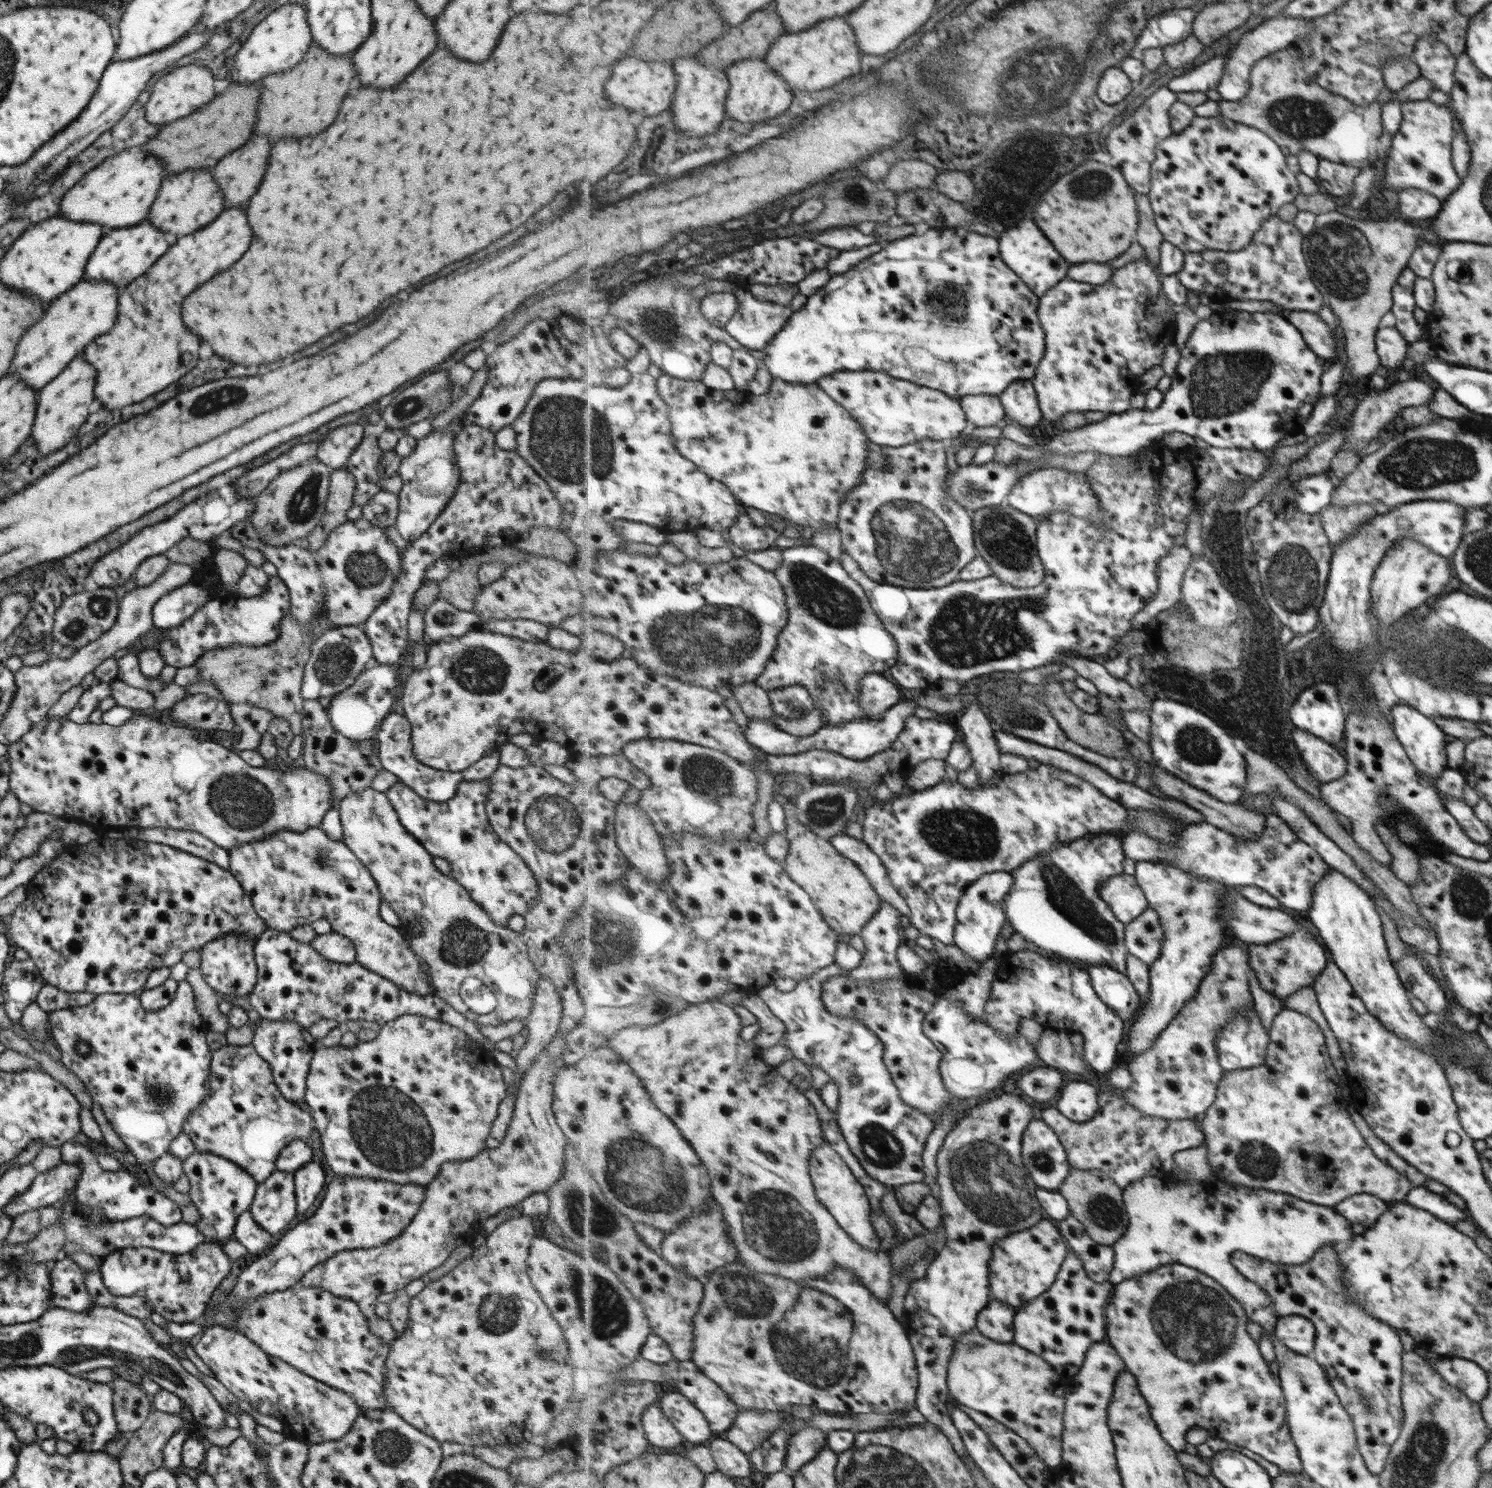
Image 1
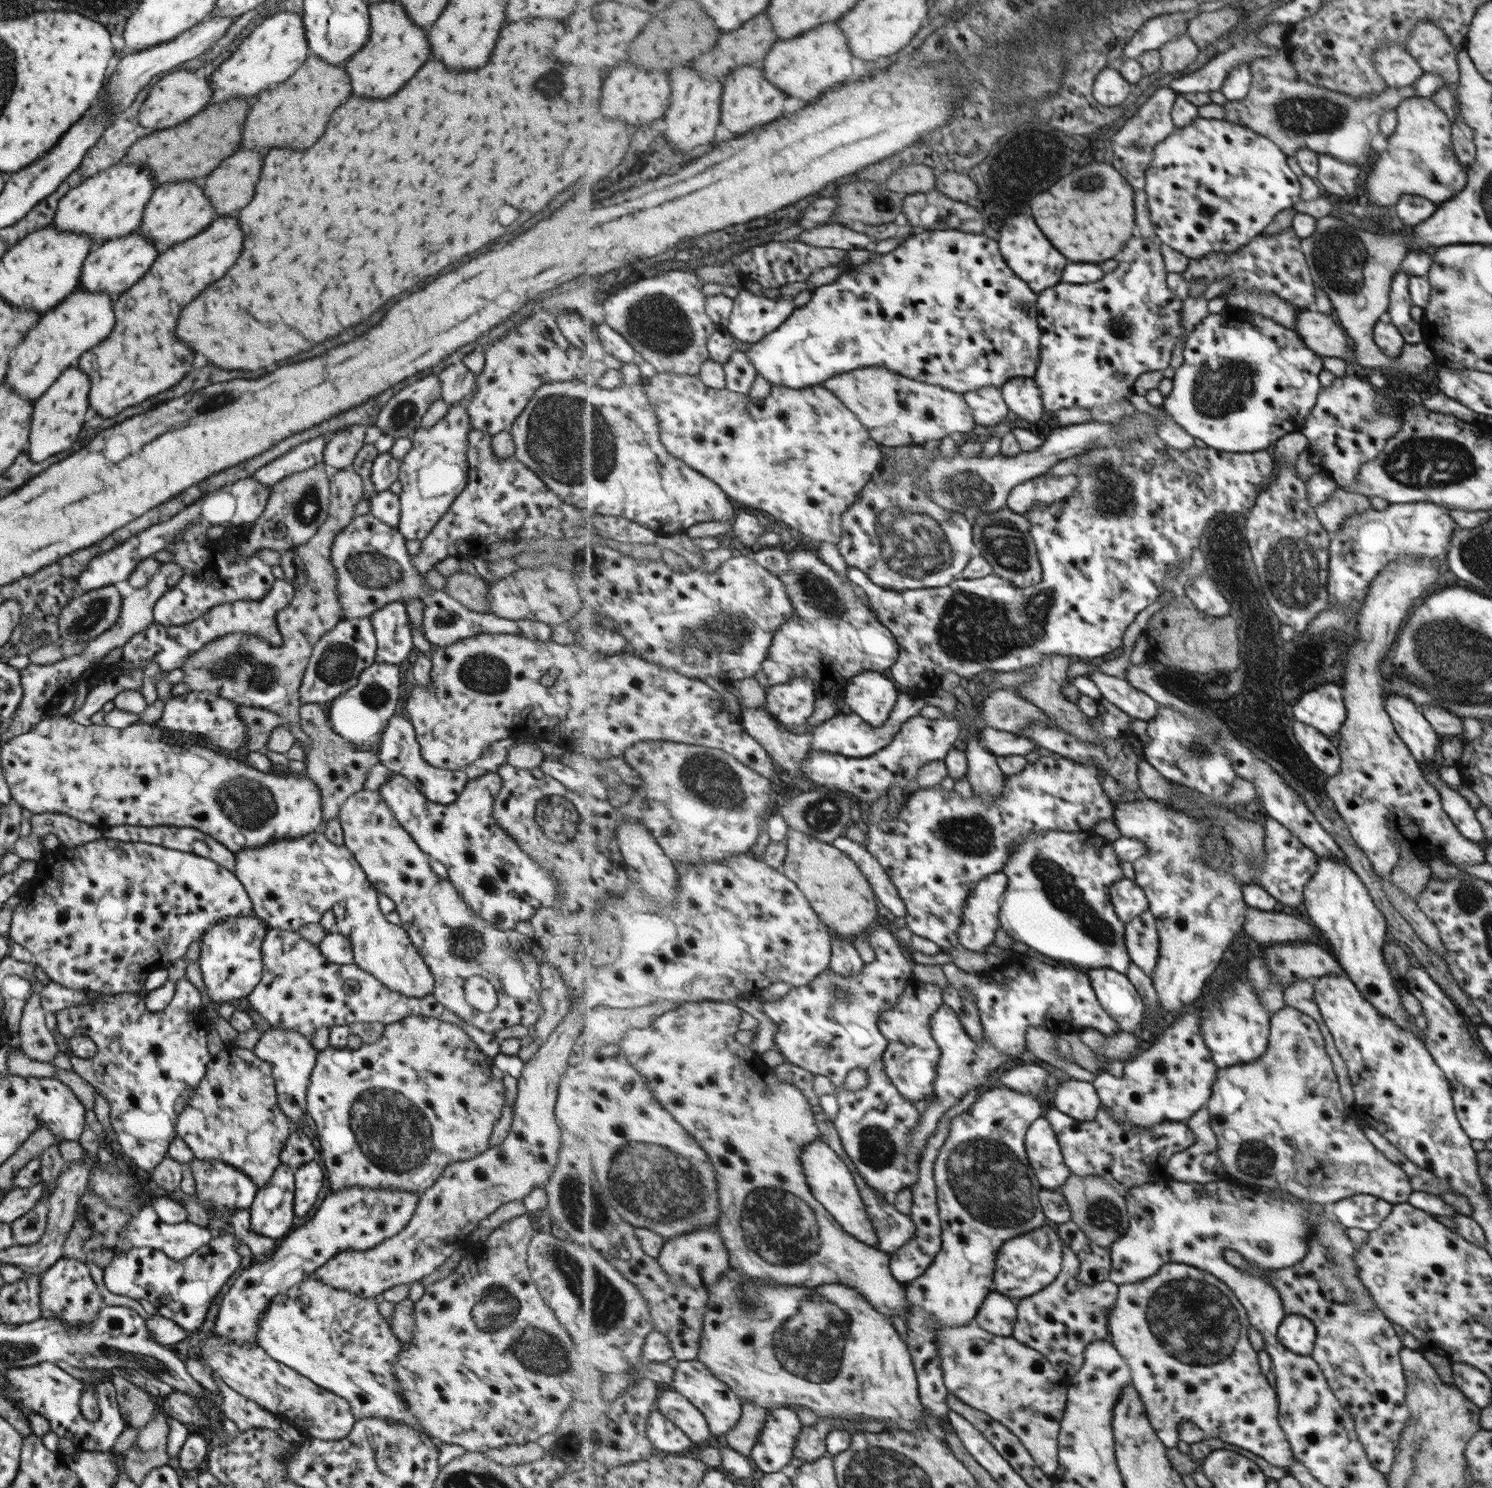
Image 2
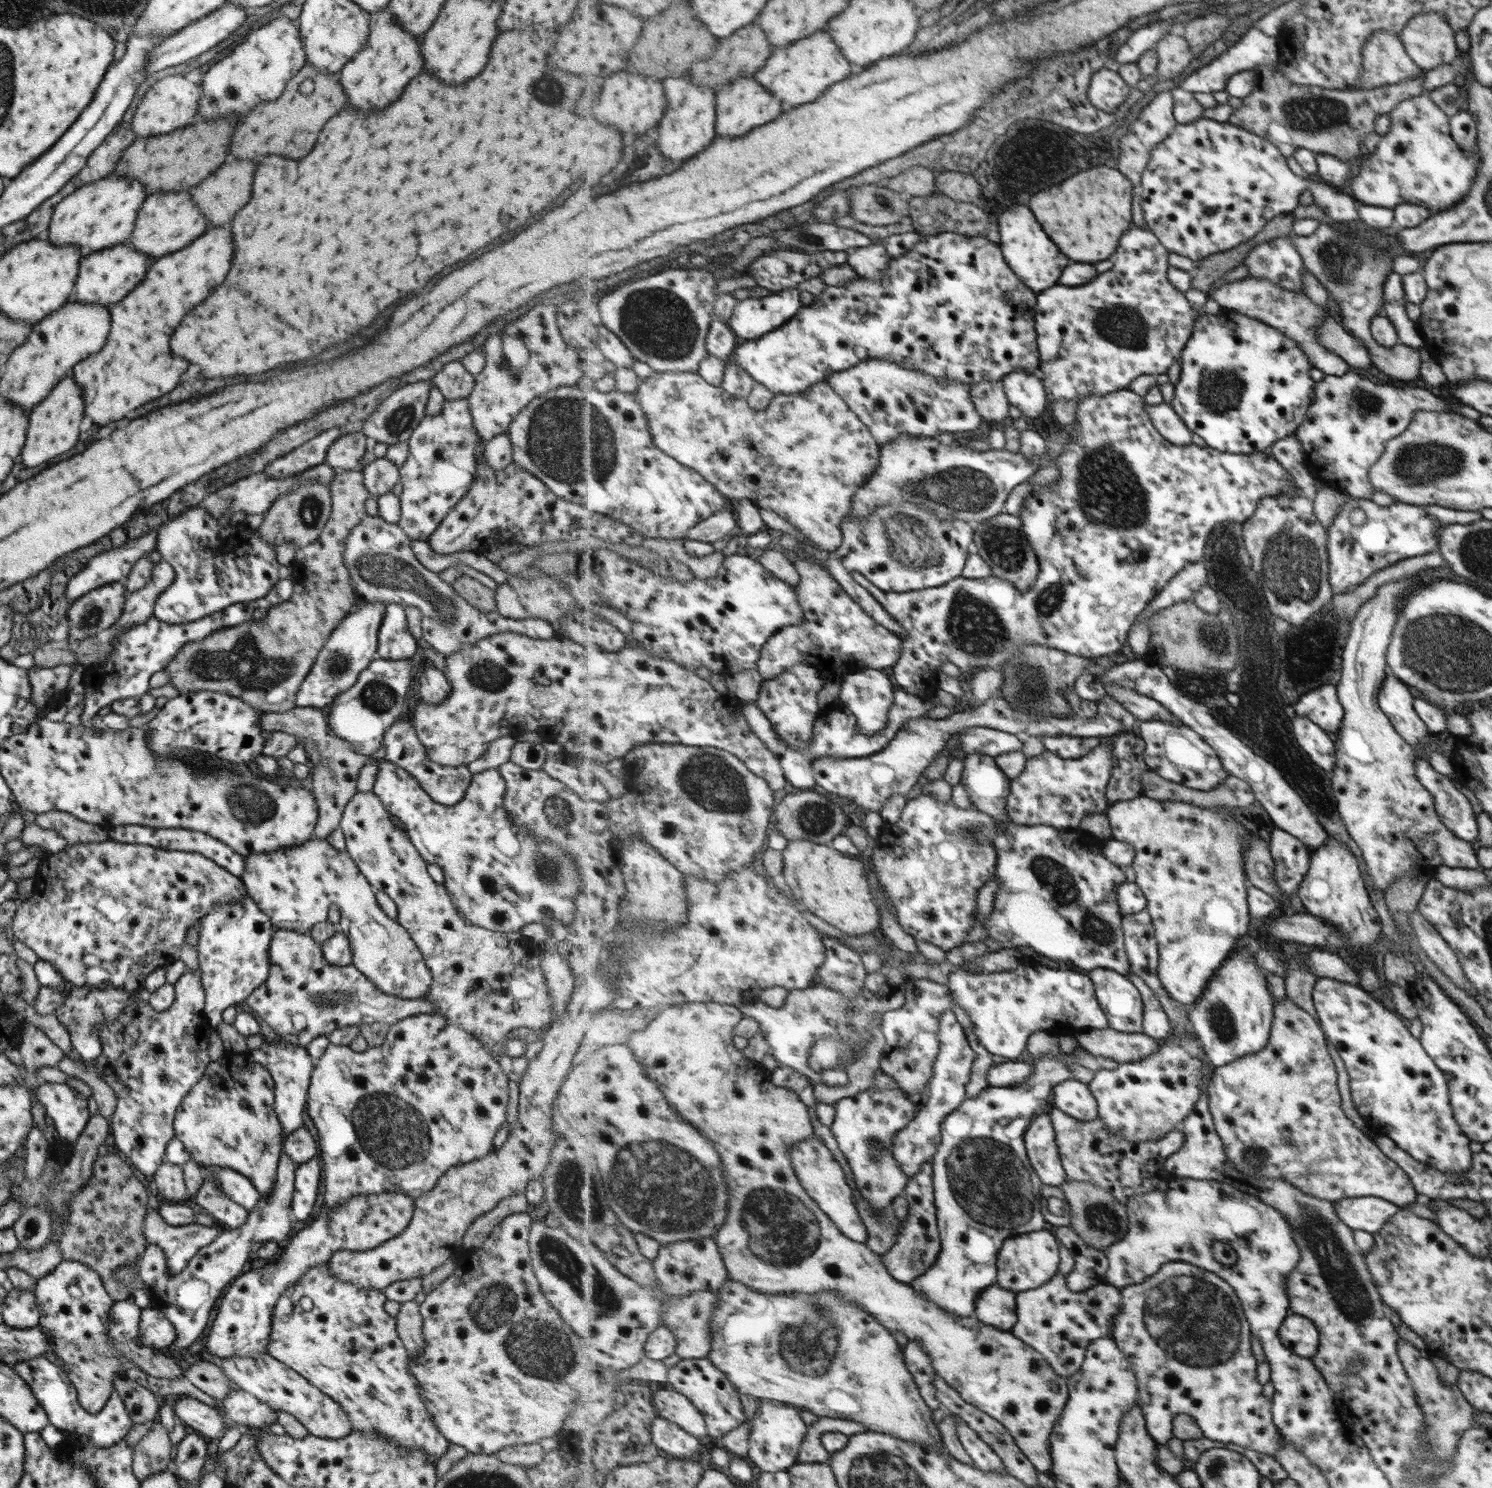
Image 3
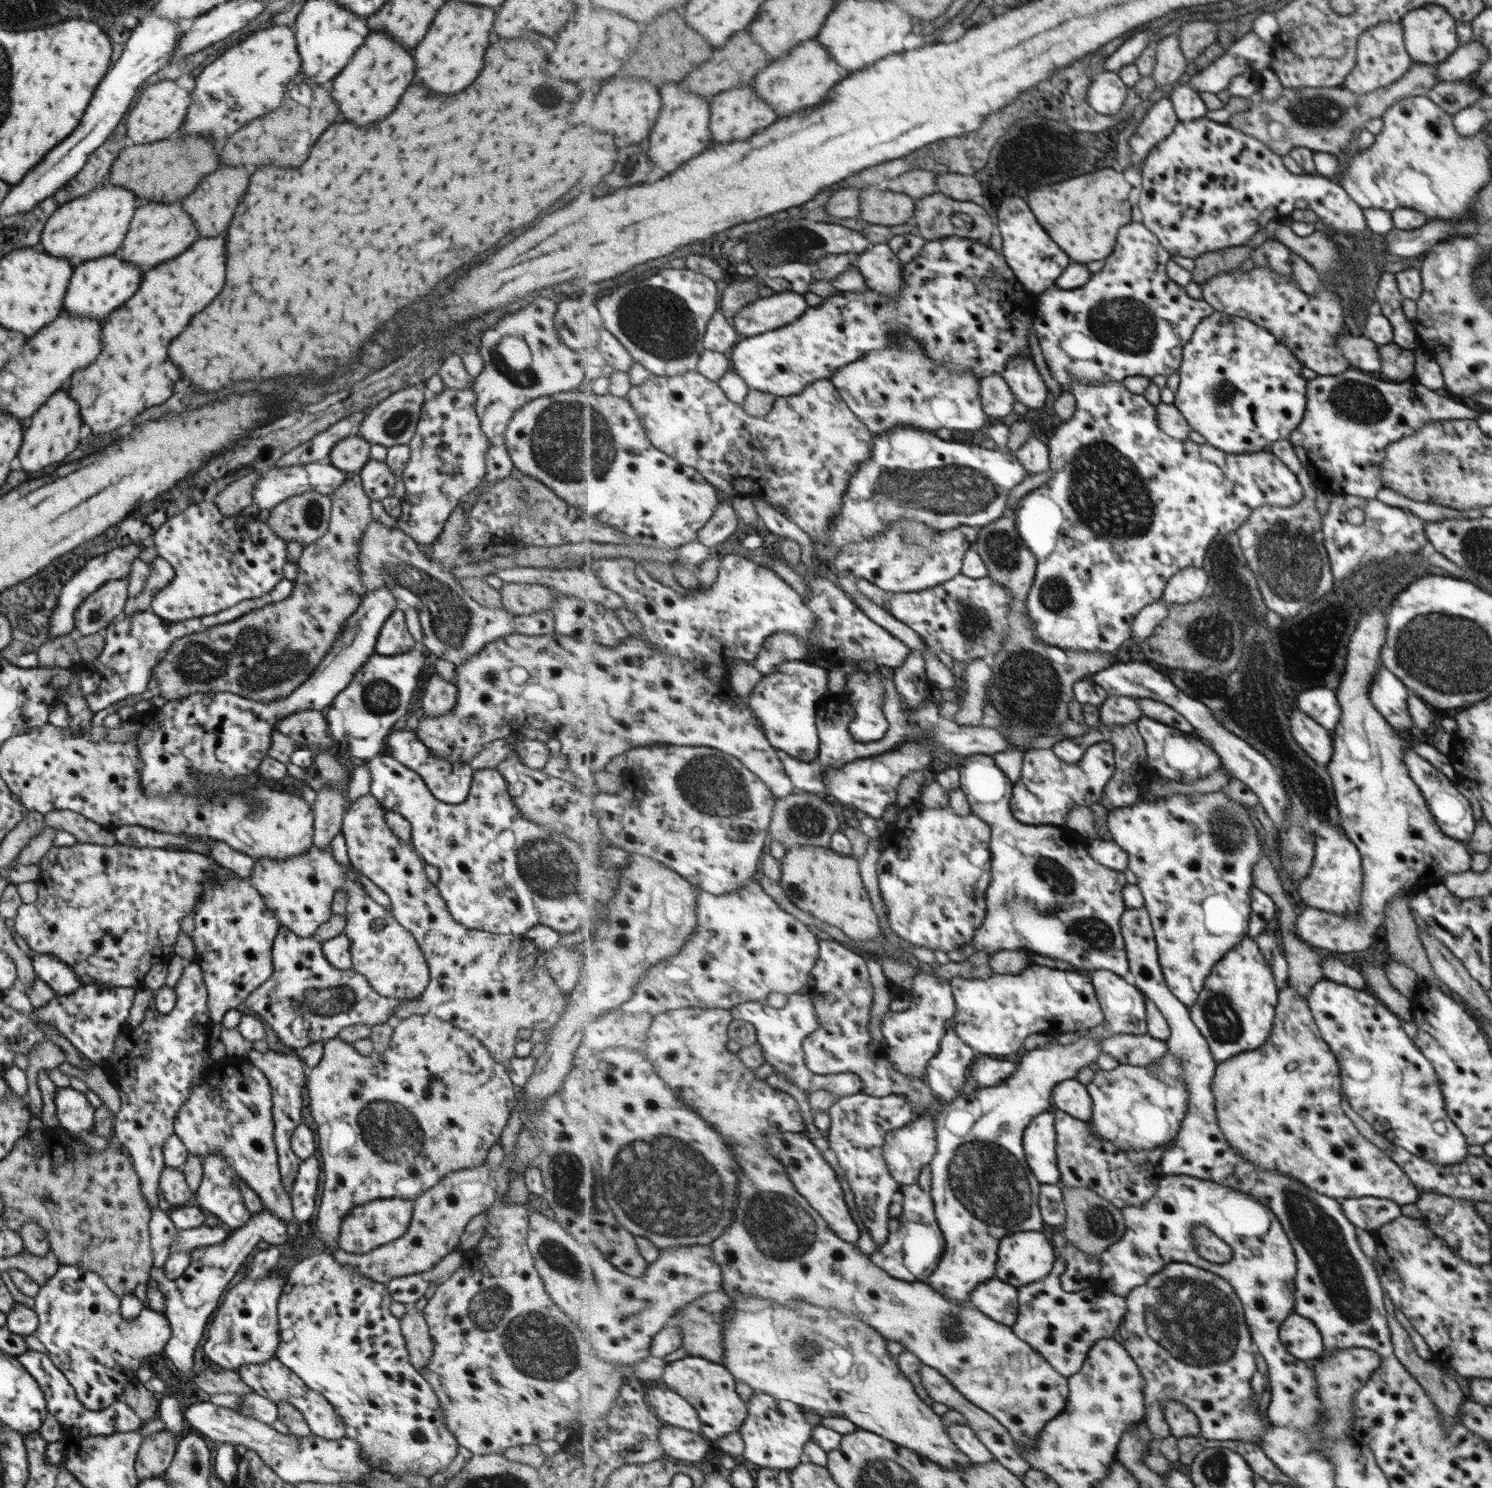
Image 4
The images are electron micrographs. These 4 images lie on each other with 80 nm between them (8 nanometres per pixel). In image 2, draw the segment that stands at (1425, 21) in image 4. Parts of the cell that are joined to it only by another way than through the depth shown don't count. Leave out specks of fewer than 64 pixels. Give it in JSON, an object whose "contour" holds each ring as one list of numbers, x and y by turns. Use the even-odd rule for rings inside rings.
{"contour":[[1418,22,1414,26,1414,30,1410,32,1410,36,1408,36,1403,47,1415,59,1423,73,1436,74,1442,78,1445,86,1454,86,1458,79,1457,50,1449,42,1444,32,1439,30,1438,26,1435,26,1432,22]]}

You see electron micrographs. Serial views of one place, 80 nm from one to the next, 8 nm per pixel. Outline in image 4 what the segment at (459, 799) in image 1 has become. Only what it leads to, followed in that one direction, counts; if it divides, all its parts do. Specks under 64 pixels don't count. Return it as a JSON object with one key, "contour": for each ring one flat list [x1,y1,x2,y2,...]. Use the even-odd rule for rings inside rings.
{"contour":[[383,753,377,755,365,762,365,766,370,770,370,787,369,793,372,798,375,798,383,809,387,811,394,811,397,814,401,814,401,817,409,823,411,826,411,844,412,849,422,859,424,864,435,866,439,874,439,880,435,886,441,895,441,898,446,904,449,914,454,918,454,922,461,924,461,926,469,930,481,930,481,932,487,932,491,934,503,934,503,935,524,935,529,928,542,924,542,926,549,926,552,930,555,930,559,934,571,934,579,928,579,924,585,926,585,918,589,916,589,924,595,926,595,921,599,918,600,906,610,906,610,902,614,896,620,890,620,878,623,875,623,870,629,866,631,862,630,853,626,850,620,849,615,846,608,846,601,851,601,857,595,855,595,850,589,848,589,850,583,850,584,846,580,846,576,842,567,839,563,835,557,835,553,831,541,825,537,825,533,822,527,821,517,809,515,805,511,803,511,796,507,793,505,779,493,768,493,769,481,769,472,771,472,783,469,785,469,794,466,796,464,802,459,804,449,805,436,800,427,787,423,787,423,780,420,776,417,776,412,770,409,770,406,766,403,766,400,762,397,762,390,754]]}

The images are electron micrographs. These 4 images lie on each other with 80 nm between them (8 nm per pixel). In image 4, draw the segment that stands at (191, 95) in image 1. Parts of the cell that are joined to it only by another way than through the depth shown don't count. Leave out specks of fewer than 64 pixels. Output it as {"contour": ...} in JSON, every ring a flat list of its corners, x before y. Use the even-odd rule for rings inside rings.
{"contour":[[162,80,144,88,137,103,127,116,125,134,130,144,147,144,174,136,186,117,190,105,190,91,182,89,174,80]]}

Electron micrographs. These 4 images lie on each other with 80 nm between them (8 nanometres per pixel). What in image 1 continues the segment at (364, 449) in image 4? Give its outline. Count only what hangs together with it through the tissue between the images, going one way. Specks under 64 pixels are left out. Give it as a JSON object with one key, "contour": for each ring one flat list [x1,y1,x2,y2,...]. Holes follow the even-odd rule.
{"contour":[[349,423,333,428,318,442,315,459,331,470,344,468,362,438,363,425]]}

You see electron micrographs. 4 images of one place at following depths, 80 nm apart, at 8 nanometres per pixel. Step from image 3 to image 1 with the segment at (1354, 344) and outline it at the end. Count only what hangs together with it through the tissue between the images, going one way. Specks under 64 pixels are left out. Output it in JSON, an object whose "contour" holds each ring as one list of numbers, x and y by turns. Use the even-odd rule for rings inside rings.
{"contour":[[1291,311,1287,314,1287,322,1293,323,1302,333,1307,347,1314,354,1324,360,1333,360,1337,357,1335,352,1335,334,1326,322,1317,313,1304,311]]}

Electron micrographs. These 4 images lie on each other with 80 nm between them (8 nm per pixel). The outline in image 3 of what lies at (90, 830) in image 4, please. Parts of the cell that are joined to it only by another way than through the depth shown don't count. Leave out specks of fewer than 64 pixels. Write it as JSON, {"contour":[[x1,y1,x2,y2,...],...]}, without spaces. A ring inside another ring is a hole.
{"contour":[[60,811,36,814,35,825,43,830,55,831,55,833,65,839,67,845,111,841,108,831,105,829,85,823,73,817,72,814]]}

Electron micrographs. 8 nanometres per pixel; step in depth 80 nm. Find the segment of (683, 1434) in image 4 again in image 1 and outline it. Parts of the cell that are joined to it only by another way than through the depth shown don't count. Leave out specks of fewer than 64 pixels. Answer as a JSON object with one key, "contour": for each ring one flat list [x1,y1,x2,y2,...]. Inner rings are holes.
{"contour":[[651,1404,642,1416,642,1424,650,1444,666,1450,679,1448,686,1438,670,1422,658,1404]]}

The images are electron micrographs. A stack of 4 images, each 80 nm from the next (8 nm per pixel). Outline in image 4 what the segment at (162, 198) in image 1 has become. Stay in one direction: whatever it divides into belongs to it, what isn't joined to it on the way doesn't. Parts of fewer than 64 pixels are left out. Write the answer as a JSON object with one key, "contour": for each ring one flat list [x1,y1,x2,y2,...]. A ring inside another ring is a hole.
{"contour":[[149,201,143,205,137,205,125,233,125,238,115,255,138,266,143,274,149,268,157,266,170,258,175,258,197,238,199,236,194,222,183,210,181,201,177,203]]}

